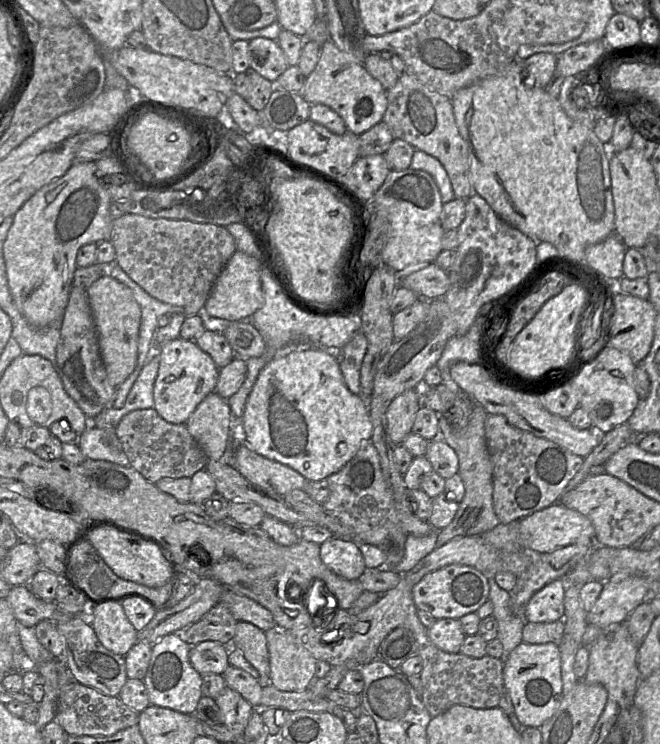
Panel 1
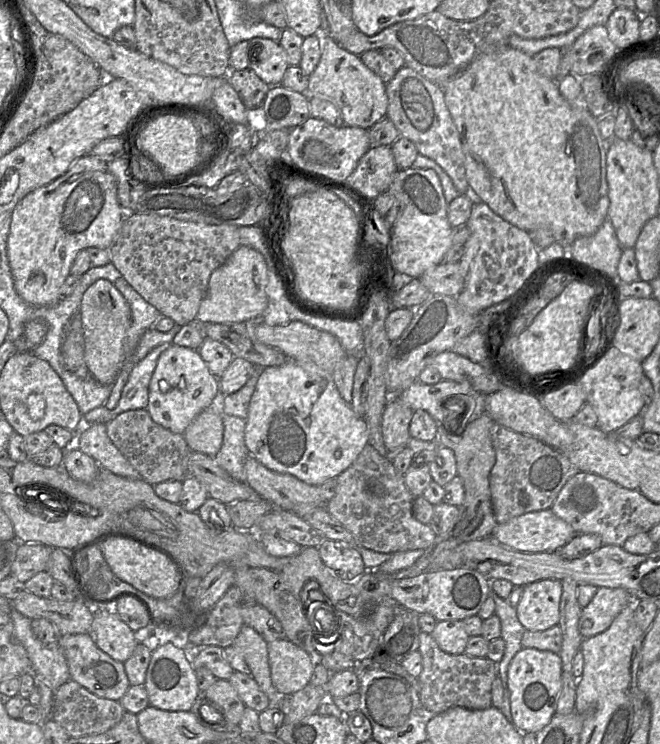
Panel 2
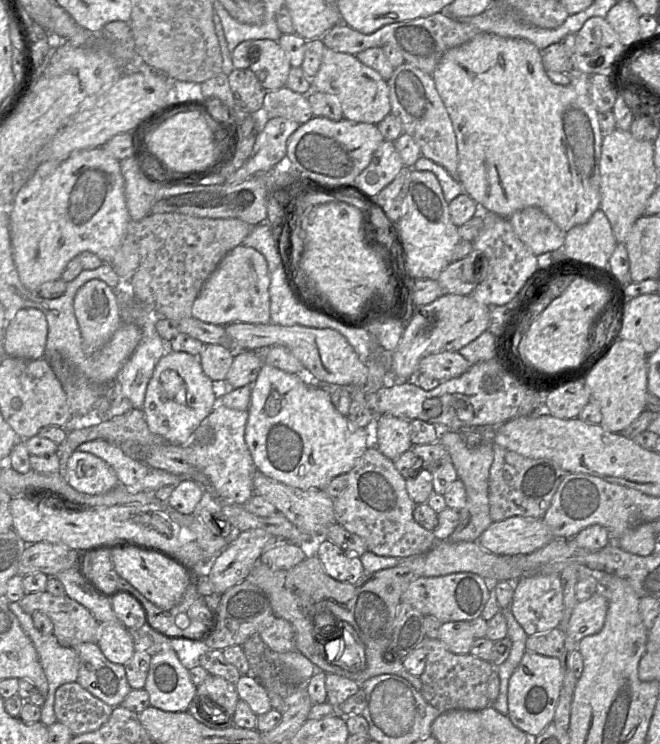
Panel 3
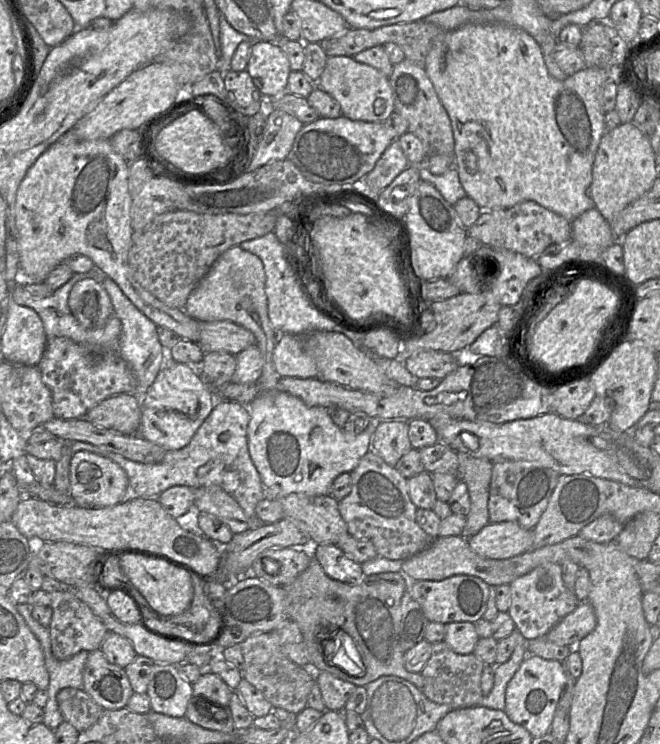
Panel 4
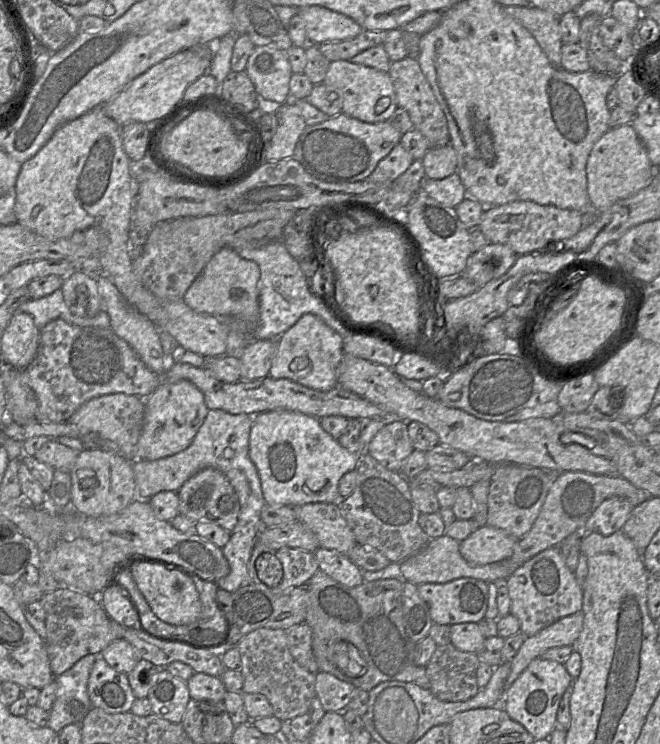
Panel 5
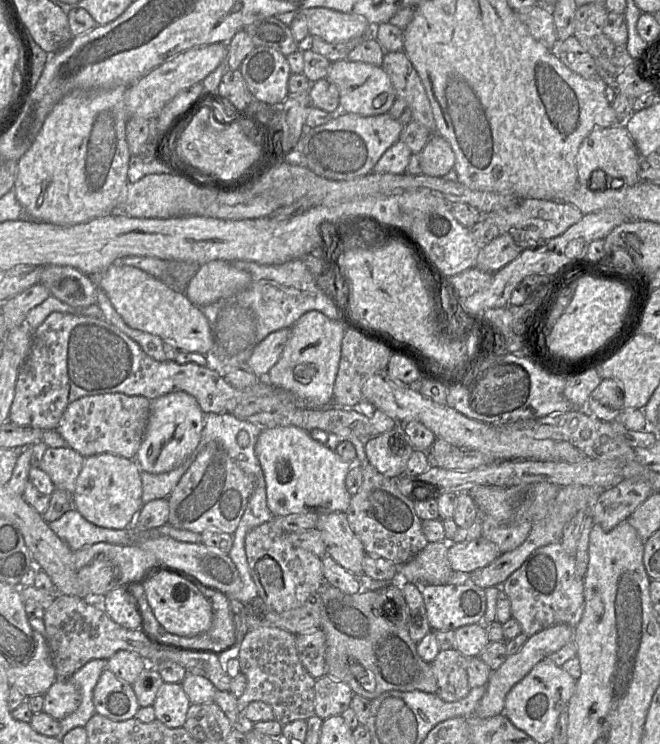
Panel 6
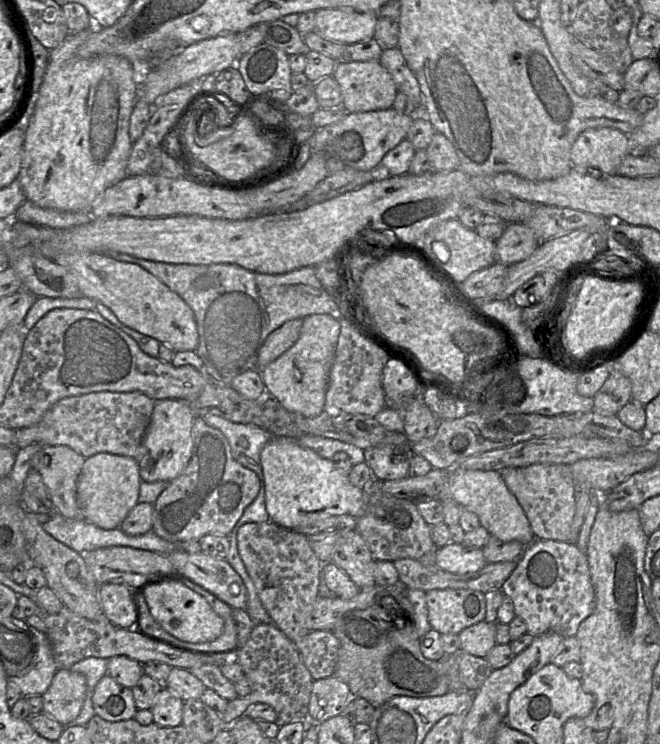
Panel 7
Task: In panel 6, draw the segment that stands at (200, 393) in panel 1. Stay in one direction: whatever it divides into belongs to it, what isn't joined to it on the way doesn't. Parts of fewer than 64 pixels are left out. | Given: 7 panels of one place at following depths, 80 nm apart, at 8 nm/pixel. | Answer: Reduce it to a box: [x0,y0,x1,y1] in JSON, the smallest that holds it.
[135,391,204,474]

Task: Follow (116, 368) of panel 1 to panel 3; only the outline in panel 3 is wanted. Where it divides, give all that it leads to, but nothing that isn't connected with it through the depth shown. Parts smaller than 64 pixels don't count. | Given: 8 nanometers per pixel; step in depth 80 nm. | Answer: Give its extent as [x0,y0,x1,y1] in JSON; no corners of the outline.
[73,280,122,354]

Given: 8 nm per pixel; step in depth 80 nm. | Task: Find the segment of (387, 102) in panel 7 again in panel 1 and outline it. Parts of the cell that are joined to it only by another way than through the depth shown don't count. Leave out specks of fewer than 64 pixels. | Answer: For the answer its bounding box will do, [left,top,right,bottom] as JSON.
[301,38,387,135]

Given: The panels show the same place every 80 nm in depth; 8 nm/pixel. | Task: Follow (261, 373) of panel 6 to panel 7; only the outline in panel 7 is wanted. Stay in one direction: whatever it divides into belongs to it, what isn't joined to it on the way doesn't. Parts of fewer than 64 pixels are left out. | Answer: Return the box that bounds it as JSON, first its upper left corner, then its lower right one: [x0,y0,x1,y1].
[257,318,302,371]

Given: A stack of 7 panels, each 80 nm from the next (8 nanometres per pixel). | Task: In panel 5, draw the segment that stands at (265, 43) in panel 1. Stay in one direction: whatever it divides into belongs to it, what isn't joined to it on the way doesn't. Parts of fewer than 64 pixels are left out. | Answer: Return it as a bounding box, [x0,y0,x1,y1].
[244,46,293,106]

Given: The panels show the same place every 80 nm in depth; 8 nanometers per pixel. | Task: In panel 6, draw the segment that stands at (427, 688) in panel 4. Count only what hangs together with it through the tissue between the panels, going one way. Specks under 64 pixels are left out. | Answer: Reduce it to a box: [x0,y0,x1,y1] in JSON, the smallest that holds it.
[430,649,470,702]

